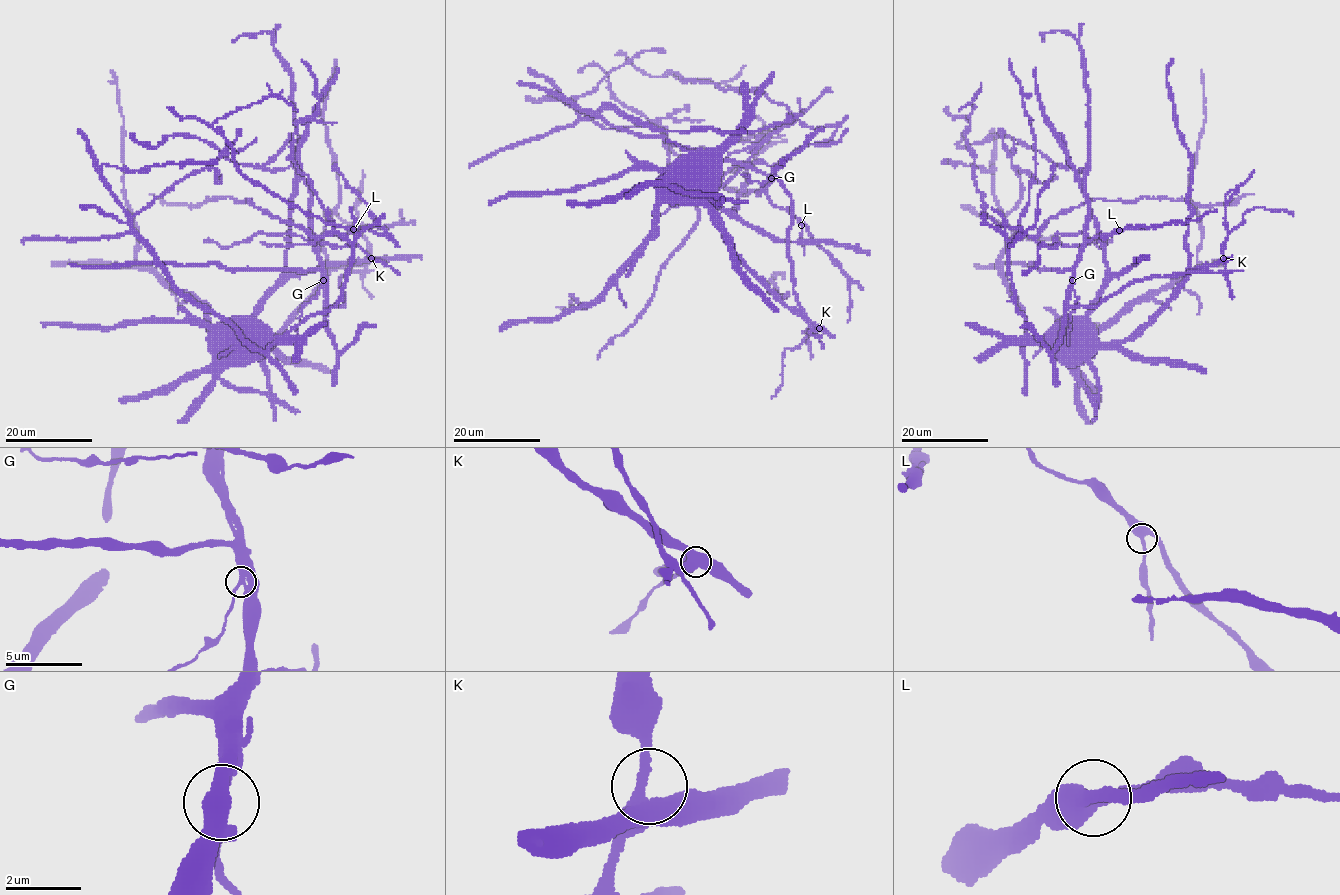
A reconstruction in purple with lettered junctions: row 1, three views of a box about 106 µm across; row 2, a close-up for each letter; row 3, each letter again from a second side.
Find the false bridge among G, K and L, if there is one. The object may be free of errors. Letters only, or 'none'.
G

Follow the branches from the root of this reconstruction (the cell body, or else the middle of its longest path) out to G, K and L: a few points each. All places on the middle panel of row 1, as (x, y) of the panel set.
G: (761, 281), (817, 328), (809, 324), (794, 291), (787, 249), (792, 198), (774, 175), (771, 178)
K: (761, 281), (780, 300), (819, 328)
L: (761, 281), (817, 328), (809, 324), (794, 291), (787, 249), (792, 198), (774, 175), (767, 196), (801, 225)

